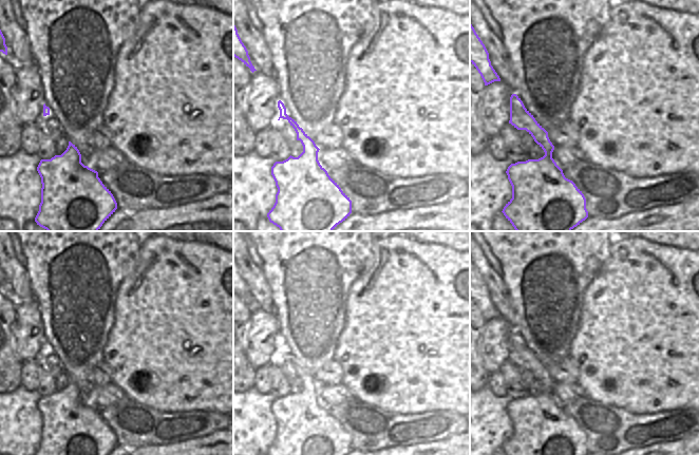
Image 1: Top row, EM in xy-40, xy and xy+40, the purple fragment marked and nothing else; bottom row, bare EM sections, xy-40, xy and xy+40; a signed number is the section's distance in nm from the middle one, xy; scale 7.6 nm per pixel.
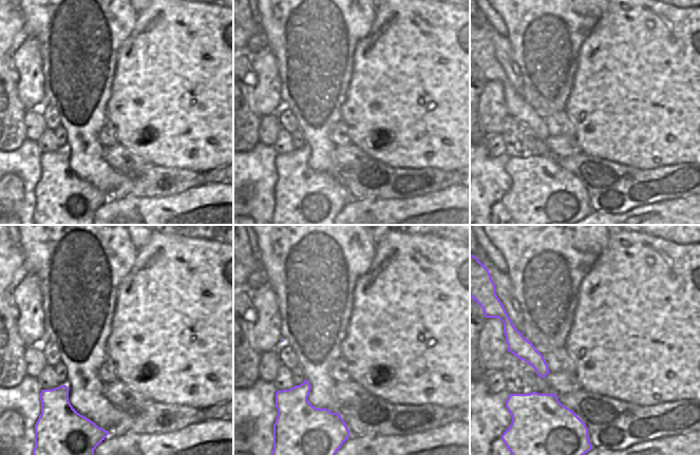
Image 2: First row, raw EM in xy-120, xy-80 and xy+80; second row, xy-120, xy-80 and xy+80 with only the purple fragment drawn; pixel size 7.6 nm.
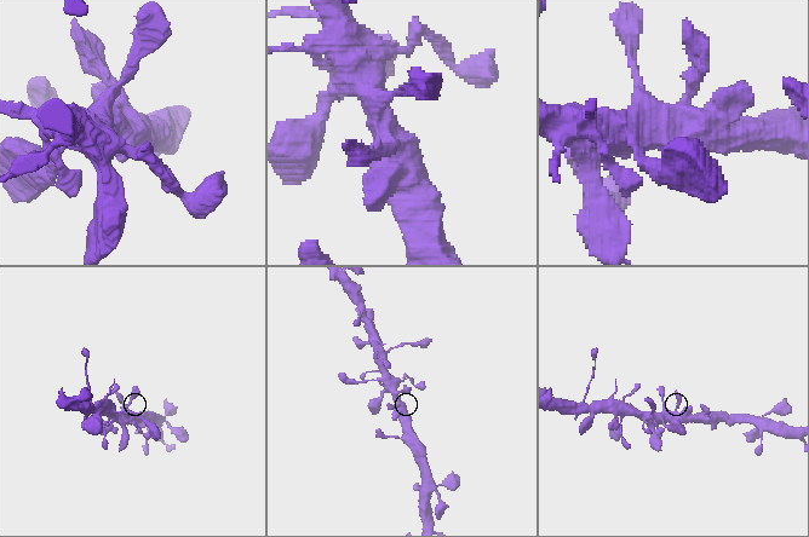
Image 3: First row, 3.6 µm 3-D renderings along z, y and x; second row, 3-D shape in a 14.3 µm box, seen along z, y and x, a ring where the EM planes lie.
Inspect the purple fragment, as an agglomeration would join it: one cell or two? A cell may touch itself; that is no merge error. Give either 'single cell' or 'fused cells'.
single cell

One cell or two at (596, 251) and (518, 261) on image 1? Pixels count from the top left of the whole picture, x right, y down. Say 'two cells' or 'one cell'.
one cell

